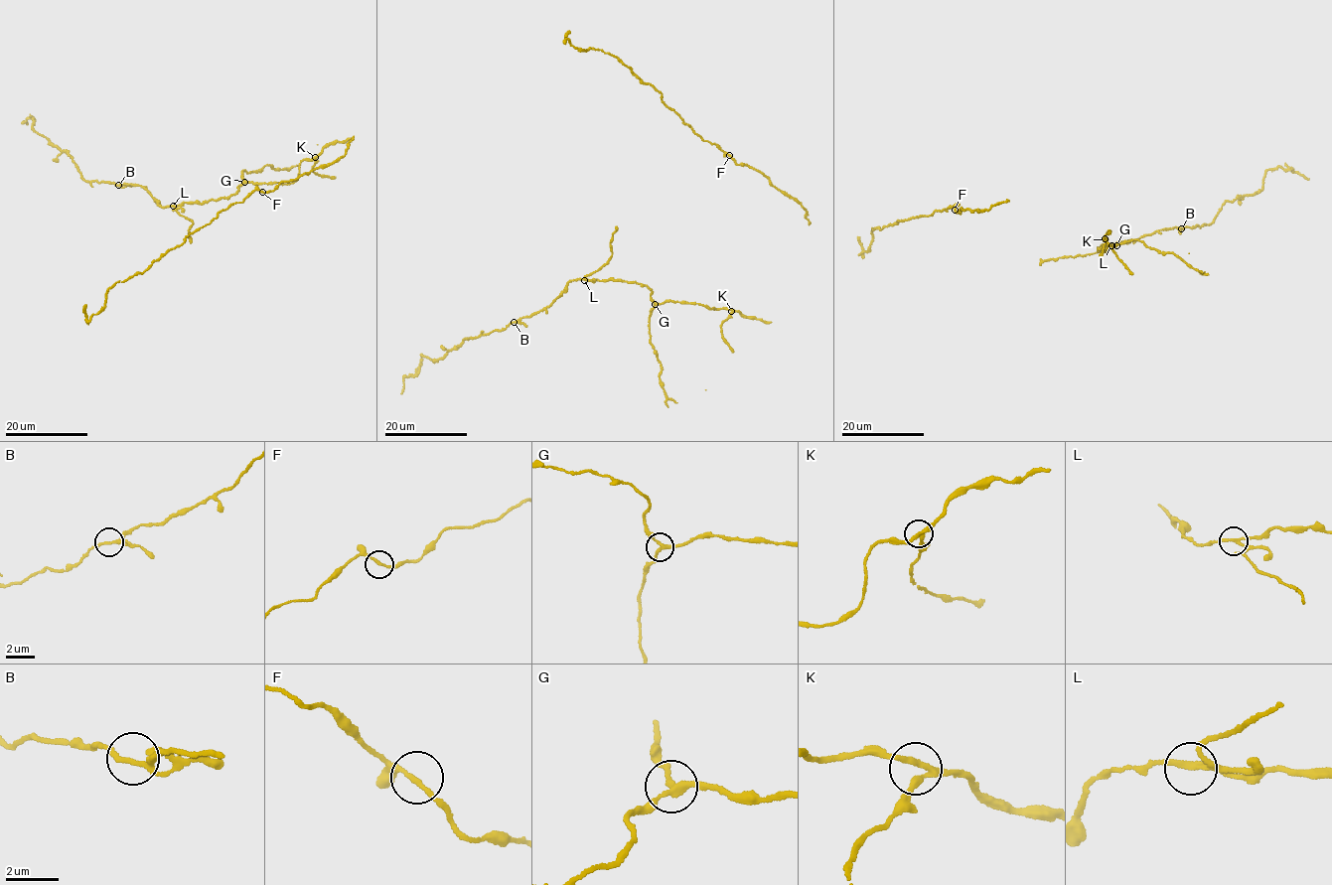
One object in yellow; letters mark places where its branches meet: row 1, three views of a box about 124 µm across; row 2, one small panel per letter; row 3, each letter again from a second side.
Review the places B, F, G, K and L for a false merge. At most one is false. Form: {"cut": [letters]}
{"cut": ["L"]}

